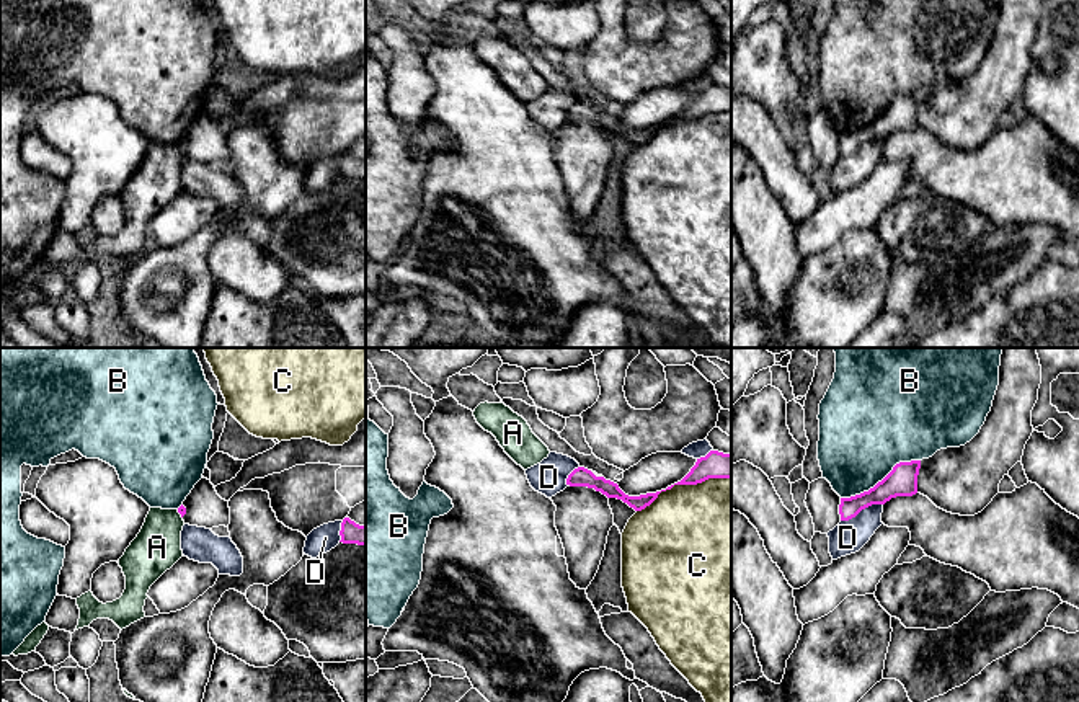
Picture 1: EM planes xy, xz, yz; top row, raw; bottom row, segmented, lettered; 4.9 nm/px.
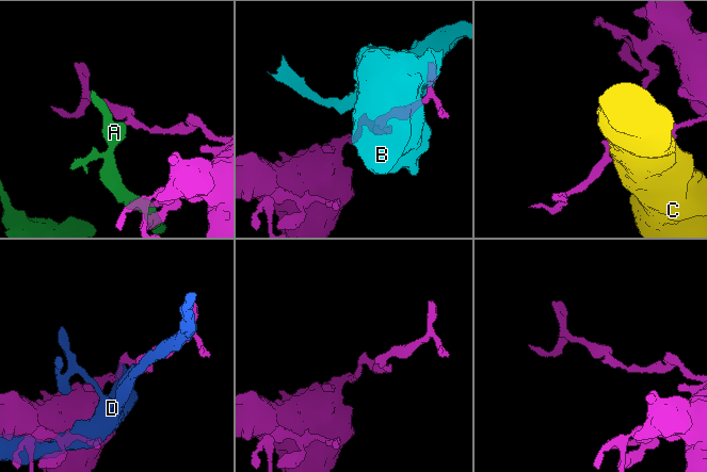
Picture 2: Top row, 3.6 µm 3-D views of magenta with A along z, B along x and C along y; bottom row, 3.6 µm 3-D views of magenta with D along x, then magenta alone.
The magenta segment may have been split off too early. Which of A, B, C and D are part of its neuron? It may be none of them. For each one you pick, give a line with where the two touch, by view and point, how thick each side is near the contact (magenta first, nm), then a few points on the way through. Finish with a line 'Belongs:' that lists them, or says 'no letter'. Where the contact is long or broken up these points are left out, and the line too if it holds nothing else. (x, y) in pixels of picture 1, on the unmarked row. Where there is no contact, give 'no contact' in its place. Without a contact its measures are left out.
Belongs: no letter

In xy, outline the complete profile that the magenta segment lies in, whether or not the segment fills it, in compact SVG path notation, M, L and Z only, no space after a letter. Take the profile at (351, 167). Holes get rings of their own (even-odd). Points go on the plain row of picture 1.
M344 152L340 165L343 178L366 180L366 160L359 160L349 152Z

